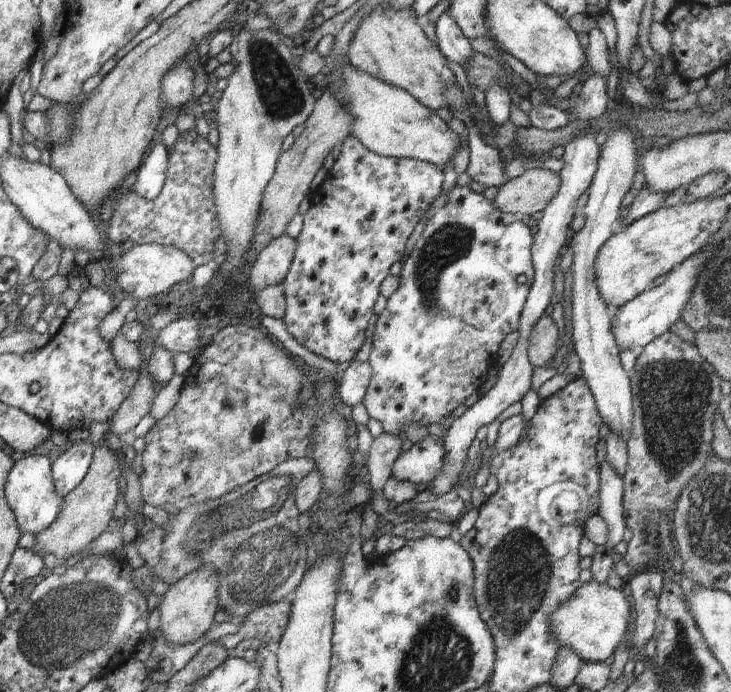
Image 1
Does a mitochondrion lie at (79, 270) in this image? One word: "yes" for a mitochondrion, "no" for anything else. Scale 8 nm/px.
no

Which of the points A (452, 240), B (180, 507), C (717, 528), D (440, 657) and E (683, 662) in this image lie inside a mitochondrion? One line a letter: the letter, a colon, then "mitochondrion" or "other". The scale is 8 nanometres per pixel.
A: mitochondrion
B: mitochondrion
C: mitochondrion
D: mitochondrion
E: mitochondrion

